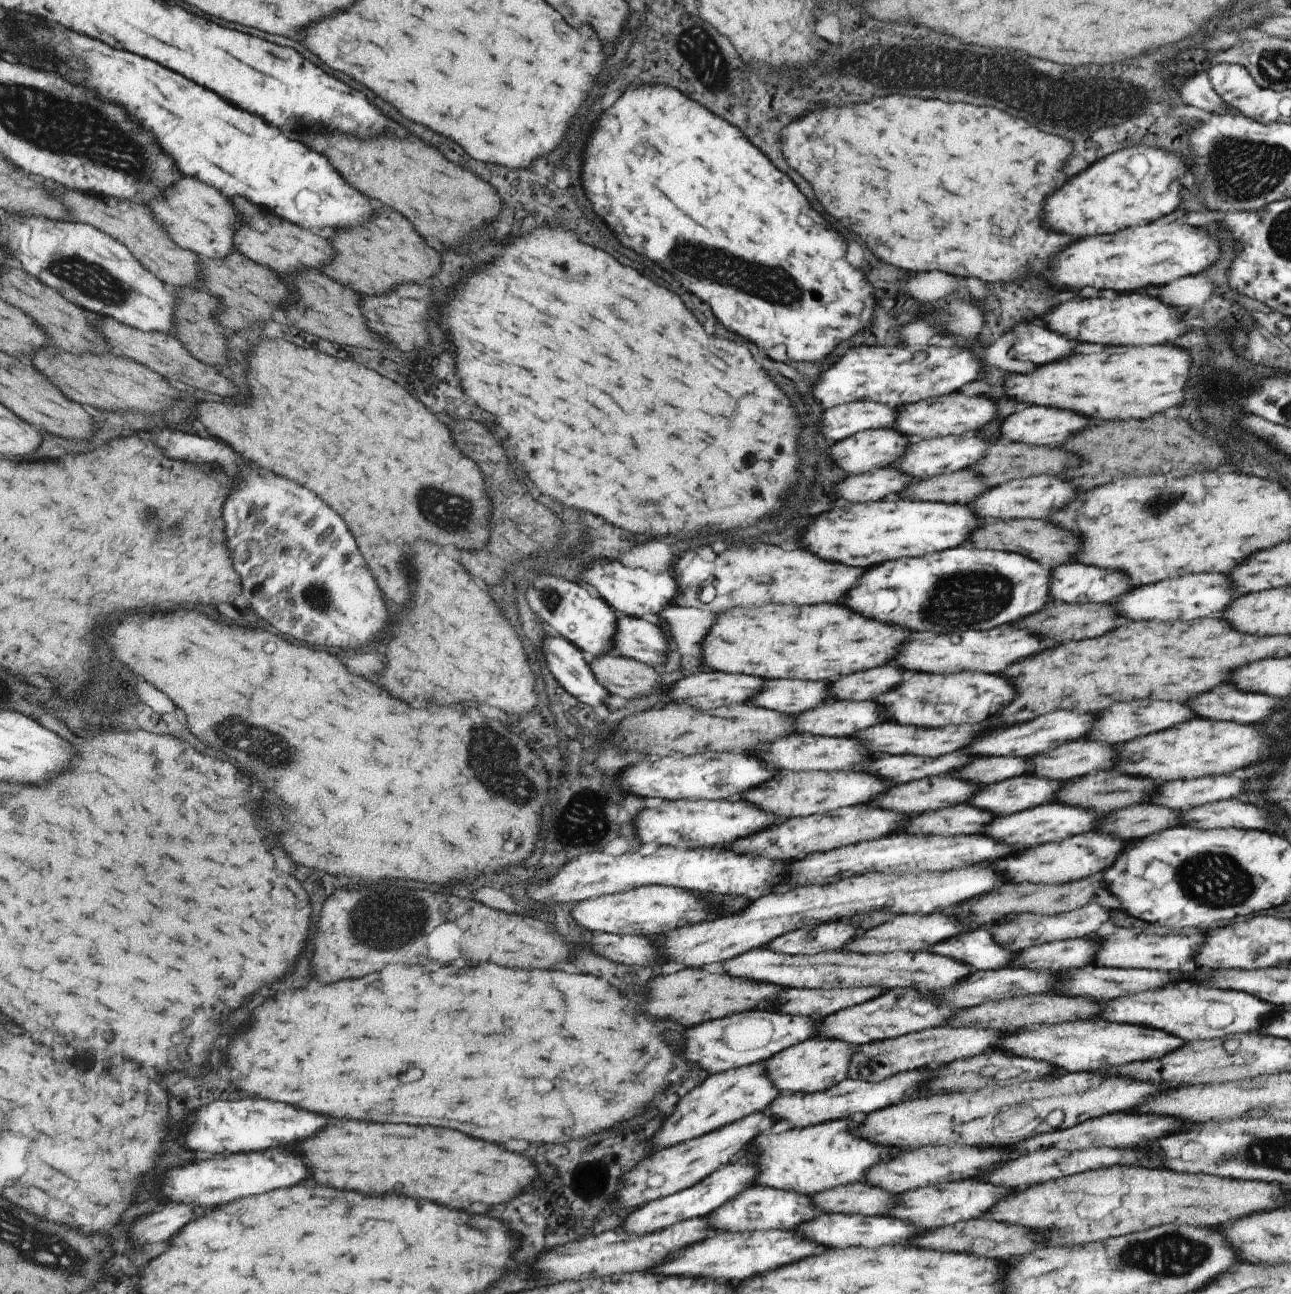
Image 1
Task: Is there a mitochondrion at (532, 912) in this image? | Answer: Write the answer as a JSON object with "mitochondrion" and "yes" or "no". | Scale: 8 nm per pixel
{"mitochondrion":"no"}

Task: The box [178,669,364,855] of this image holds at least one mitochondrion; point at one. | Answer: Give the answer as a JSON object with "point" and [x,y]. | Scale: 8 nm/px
{"point":[235,733]}

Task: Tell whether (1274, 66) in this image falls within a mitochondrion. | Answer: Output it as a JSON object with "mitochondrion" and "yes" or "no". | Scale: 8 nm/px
{"mitochondrion":"yes"}

